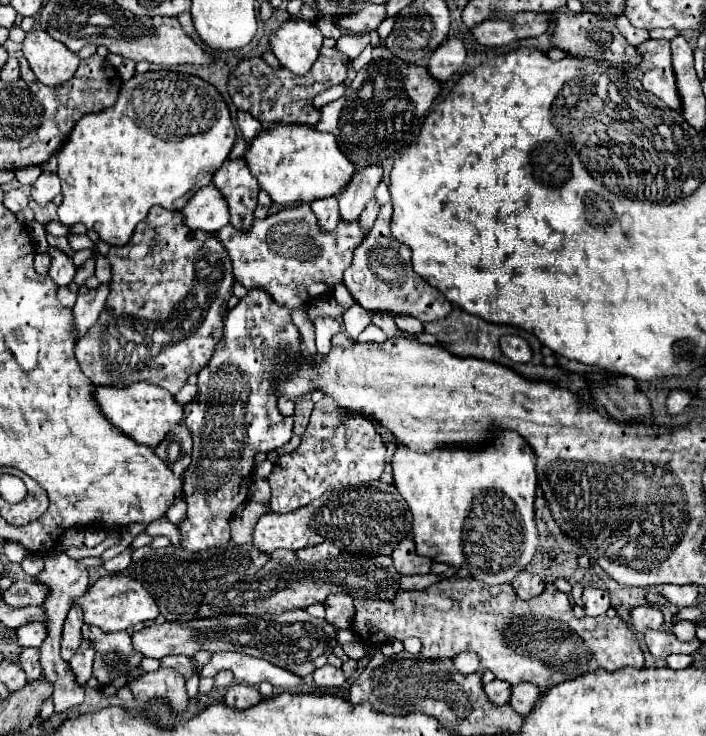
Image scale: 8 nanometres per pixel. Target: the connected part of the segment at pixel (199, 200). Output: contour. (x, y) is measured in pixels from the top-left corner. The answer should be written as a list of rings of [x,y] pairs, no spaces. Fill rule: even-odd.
[[[207,185],[199,189],[181,209],[183,221],[193,231],[215,233],[223,225],[229,223],[229,209],[223,195],[215,189],[215,185]]]

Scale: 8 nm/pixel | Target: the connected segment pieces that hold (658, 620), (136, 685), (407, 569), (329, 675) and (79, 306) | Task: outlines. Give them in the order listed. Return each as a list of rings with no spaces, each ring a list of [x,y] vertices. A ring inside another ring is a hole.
[[[641,605],[631,611],[631,625],[643,633],[645,629],[659,629],[663,625],[663,611],[657,605]]]
[[[159,669],[155,673],[143,675],[141,679],[135,679],[131,683],[131,693],[139,703],[163,699],[177,715],[183,713],[189,703],[189,697],[185,693],[185,679],[173,669]]]
[[[403,539],[397,549],[393,551],[393,561],[399,573],[405,575],[417,575],[417,573],[429,573],[433,559],[429,557],[421,557],[415,549],[413,539]]]
[[[323,665],[321,669],[315,669],[313,681],[319,687],[341,687],[345,683],[345,677],[343,677],[341,669],[331,667],[331,665]]]
[[[101,283],[97,289],[89,289],[85,295],[77,297],[73,315],[79,337],[85,333],[85,329],[89,329],[97,321],[101,309],[105,307],[107,295],[109,295],[109,283]]]

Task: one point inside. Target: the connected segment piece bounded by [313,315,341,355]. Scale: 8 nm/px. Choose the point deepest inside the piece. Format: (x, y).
(325, 327)

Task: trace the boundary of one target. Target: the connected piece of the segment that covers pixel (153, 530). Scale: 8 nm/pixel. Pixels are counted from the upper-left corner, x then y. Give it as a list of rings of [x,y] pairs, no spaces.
[[[161,517],[161,521],[153,521],[153,525],[147,525],[147,533],[153,537],[165,535],[175,547],[179,547],[179,529],[167,517]]]

